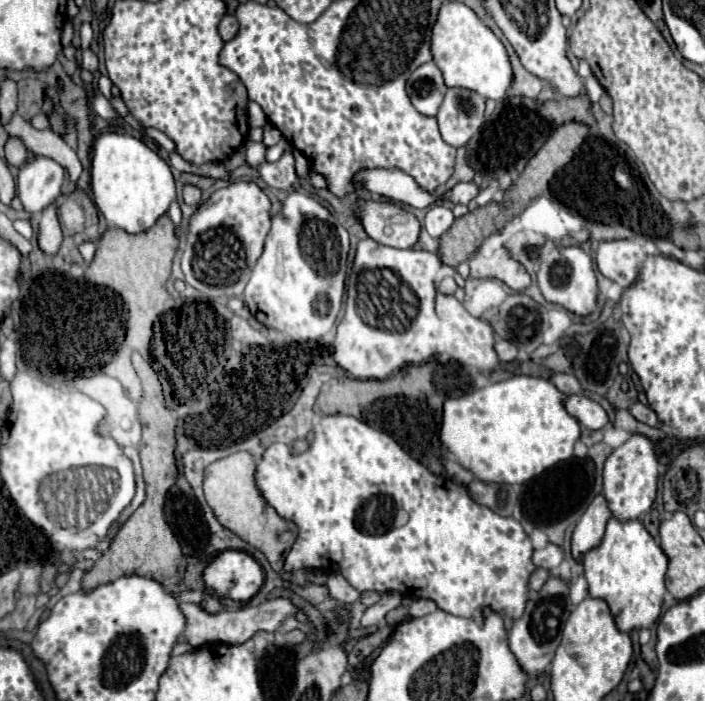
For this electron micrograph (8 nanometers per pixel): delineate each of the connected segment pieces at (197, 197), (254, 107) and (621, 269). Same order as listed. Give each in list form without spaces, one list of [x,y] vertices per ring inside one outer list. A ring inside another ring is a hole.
[[[185,185],[183,187],[183,201],[187,205],[197,205],[201,201],[201,189],[193,187],[193,185]]]
[[[249,101],[247,113],[249,113],[249,125],[251,125],[251,127],[263,127],[263,125],[267,123],[267,117],[265,117],[263,109],[261,109],[257,103]]]
[[[633,239],[603,241],[597,247],[597,267],[611,281],[619,283],[623,289],[631,287],[639,277],[639,267],[647,259],[643,247]]]

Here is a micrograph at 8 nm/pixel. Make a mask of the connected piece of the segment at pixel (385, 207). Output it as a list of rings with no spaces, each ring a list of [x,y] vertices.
[[[359,199],[357,217],[361,219],[367,235],[387,247],[411,249],[419,239],[419,221],[413,213],[379,201]]]

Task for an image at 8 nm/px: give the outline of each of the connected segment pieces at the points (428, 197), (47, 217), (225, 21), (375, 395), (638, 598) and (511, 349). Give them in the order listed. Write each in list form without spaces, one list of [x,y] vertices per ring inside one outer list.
[[[399,169],[361,171],[357,173],[357,179],[363,181],[363,189],[391,197],[417,209],[425,209],[437,201],[437,195],[423,191],[413,177],[409,177]]]
[[[49,205],[39,219],[39,233],[37,233],[37,245],[45,255],[55,255],[61,247],[63,235],[57,219],[57,211],[53,205]]]
[[[225,15],[221,19],[221,23],[219,23],[219,35],[221,35],[223,41],[233,39],[237,35],[237,29],[239,29],[239,23],[237,23],[237,19],[233,15]]]
[[[435,363],[409,365],[403,367],[395,377],[377,381],[377,379],[331,379],[321,387],[321,393],[313,405],[313,411],[319,415],[353,415],[365,423],[373,423],[377,429],[387,431],[401,447],[431,469],[435,475],[443,473],[443,465],[437,459],[439,451],[439,427],[441,427],[441,405],[443,395],[433,387],[433,369]]]
[[[611,517],[601,545],[589,551],[583,559],[589,597],[603,599],[611,607],[619,631],[629,633],[633,629],[649,629],[661,615],[667,563],[667,555],[639,521],[621,523]]]
[[[497,337],[497,339],[495,339],[495,353],[497,353],[497,357],[499,357],[503,363],[509,363],[509,361],[515,361],[515,357],[517,357],[517,347],[515,347],[513,343]]]

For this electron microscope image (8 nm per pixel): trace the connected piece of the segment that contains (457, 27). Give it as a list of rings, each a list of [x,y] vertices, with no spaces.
[[[445,1],[443,7],[439,7],[435,27],[431,29],[431,55],[433,63],[443,71],[447,87],[471,89],[487,99],[501,99],[513,79],[503,43],[477,17],[477,13],[463,3]]]

